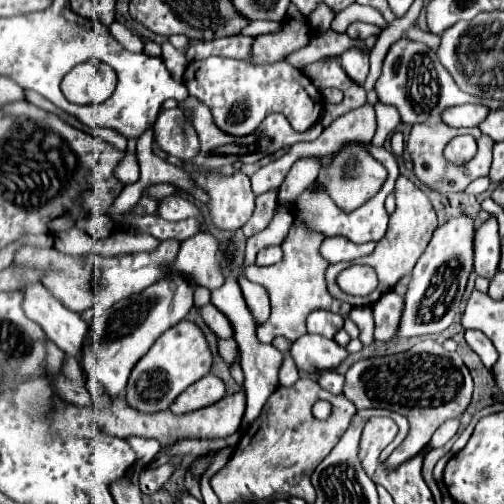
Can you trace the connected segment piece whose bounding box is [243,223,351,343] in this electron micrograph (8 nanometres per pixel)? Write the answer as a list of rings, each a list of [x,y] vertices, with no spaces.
[[[295,223],[283,243],[283,261],[273,265],[273,267],[257,267],[257,265],[247,265],[245,267],[245,277],[253,283],[263,285],[269,291],[271,299],[271,317],[267,323],[263,323],[257,329],[257,341],[261,343],[271,343],[277,335],[287,337],[289,341],[299,339],[305,335],[305,319],[313,309],[327,309],[333,313],[339,313],[341,317],[347,317],[351,311],[351,305],[335,299],[329,295],[327,285],[325,285],[325,269],[327,261],[321,257],[319,247],[323,243],[321,233],[309,231],[305,225]]]

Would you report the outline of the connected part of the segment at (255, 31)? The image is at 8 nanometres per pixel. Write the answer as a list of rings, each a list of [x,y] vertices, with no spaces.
[[[269,20],[253,21],[240,32],[240,35],[257,36],[265,33],[273,33],[281,28],[281,23]]]

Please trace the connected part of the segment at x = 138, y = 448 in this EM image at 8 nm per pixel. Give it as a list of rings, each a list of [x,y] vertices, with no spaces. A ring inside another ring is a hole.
[[[127,437],[125,441],[131,445],[131,449],[137,453],[137,459],[139,459],[143,465],[147,465],[147,463],[159,453],[159,447],[161,447],[159,441],[143,439],[143,437]]]

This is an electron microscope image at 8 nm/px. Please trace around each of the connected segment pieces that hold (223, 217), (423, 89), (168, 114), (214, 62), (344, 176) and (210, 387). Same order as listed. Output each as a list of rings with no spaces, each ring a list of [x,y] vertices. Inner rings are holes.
[[[239,171],[231,177],[195,173],[193,179],[213,197],[209,203],[209,221],[215,227],[239,229],[247,223],[255,209],[255,199],[245,173]]]
[[[403,37],[389,49],[389,53],[383,61],[383,73],[377,79],[375,89],[377,89],[379,101],[393,105],[399,111],[399,117],[405,125],[425,123],[429,117],[439,117],[447,107],[461,105],[461,103],[477,103],[479,101],[491,109],[497,109],[501,105],[500,101],[494,99],[475,99],[469,93],[463,93],[455,85],[455,81],[447,73],[447,69],[439,63],[435,51],[423,43],[409,41],[407,37]]]
[[[177,107],[161,111],[153,125],[153,139],[161,151],[185,161],[199,153],[199,137],[193,125],[183,119],[181,109]]]
[[[209,57],[191,61],[183,73],[183,81],[189,95],[211,109],[215,125],[223,133],[235,137],[251,135],[271,113],[285,115],[295,131],[307,131],[323,113],[321,93],[303,73],[299,73],[285,61],[273,65],[249,65],[247,61],[239,59]],[[315,103],[319,103],[317,111]]]
[[[349,145],[335,157],[333,165],[329,165],[329,177],[325,177],[325,187],[333,197],[333,201],[349,213],[361,207],[365,201],[369,201],[369,197],[375,197],[381,185],[385,183],[385,177],[387,173],[383,171],[383,165],[375,161],[361,145]]]
[[[205,375],[201,381],[193,383],[189,389],[185,389],[169,407],[173,413],[189,413],[189,411],[197,411],[201,407],[213,405],[215,401],[219,401],[225,395],[225,385],[219,377],[215,375]]]

